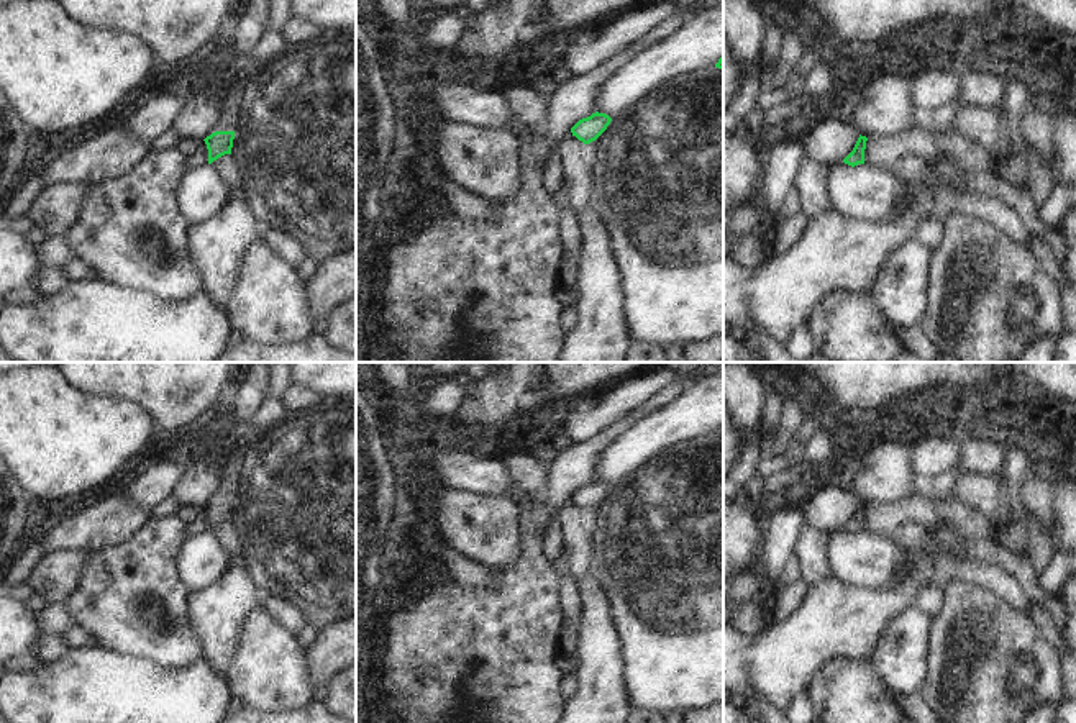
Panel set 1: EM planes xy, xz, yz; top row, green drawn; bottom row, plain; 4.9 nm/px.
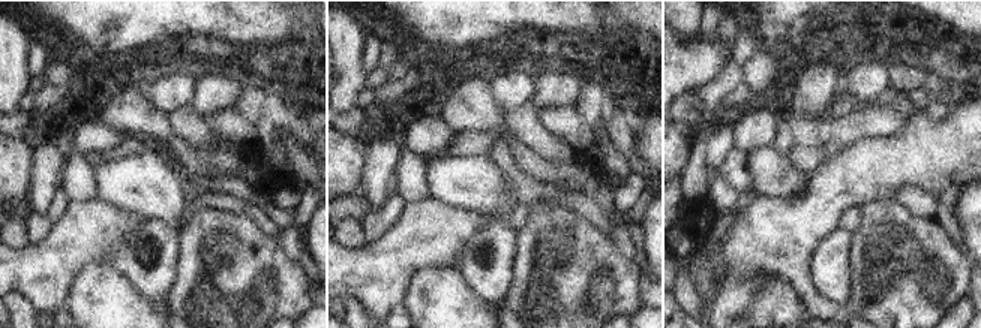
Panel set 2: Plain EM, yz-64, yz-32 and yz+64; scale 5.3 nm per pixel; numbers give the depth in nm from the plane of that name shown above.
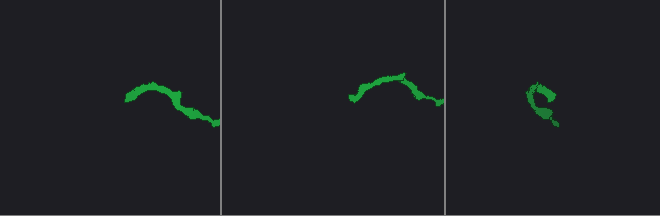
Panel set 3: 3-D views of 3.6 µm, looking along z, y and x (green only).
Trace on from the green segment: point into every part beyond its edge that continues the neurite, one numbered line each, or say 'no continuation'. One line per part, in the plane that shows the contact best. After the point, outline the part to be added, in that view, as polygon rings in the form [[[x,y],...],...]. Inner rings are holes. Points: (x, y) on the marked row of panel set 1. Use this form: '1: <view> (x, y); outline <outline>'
no continuation

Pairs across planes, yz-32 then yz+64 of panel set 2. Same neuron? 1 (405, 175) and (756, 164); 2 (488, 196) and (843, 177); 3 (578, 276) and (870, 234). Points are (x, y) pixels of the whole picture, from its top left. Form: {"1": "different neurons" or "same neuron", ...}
{"1": "different neurons", "2": "different neurons", "3": "same neuron"}

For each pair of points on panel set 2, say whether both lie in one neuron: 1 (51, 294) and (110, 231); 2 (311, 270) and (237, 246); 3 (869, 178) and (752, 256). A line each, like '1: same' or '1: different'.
1: same
2: different
3: same

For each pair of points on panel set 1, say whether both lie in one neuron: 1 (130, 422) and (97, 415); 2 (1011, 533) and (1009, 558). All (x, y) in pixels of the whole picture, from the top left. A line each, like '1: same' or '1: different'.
1: same
2: different

